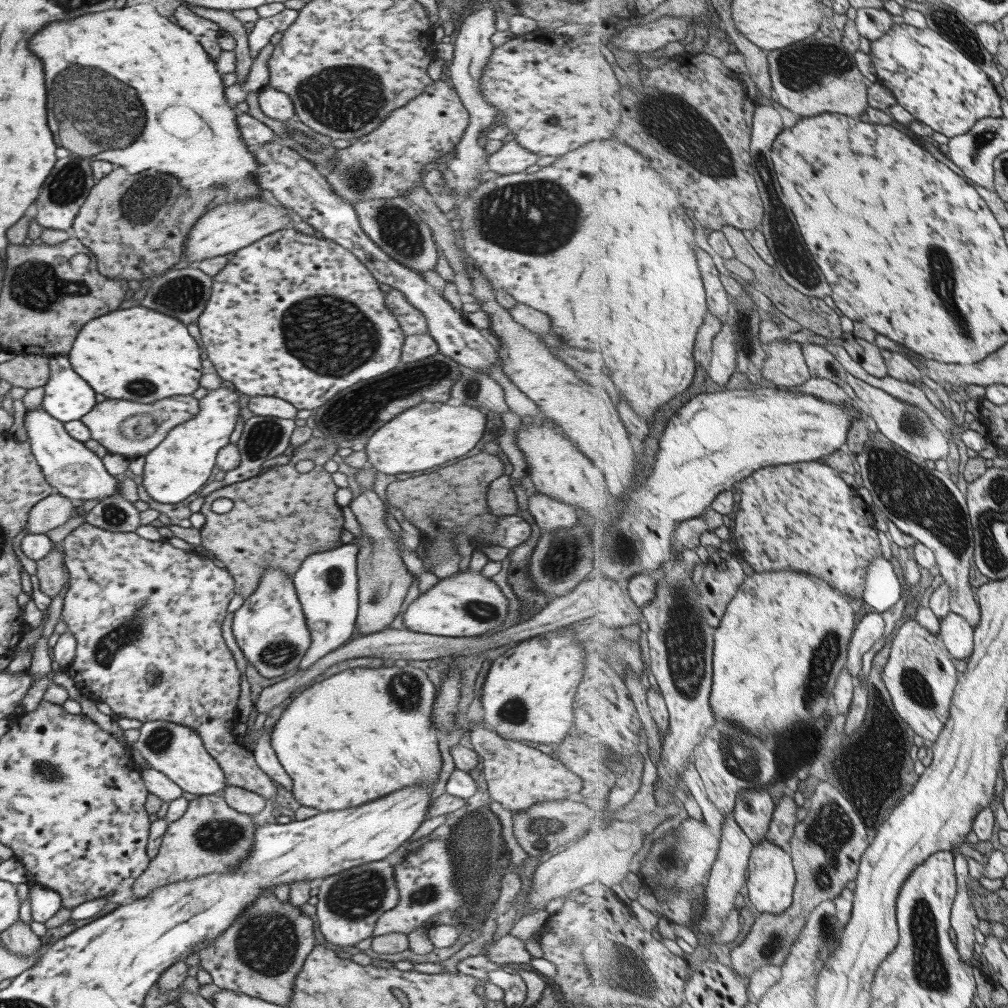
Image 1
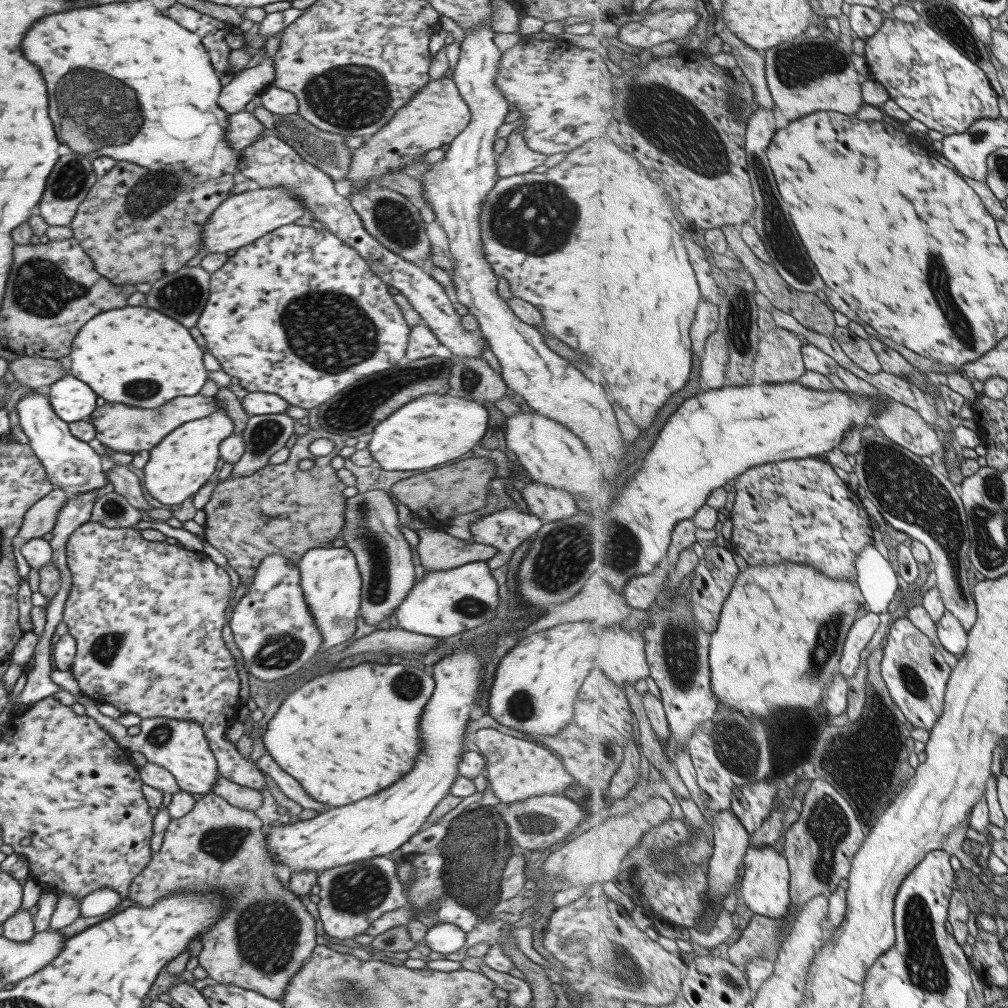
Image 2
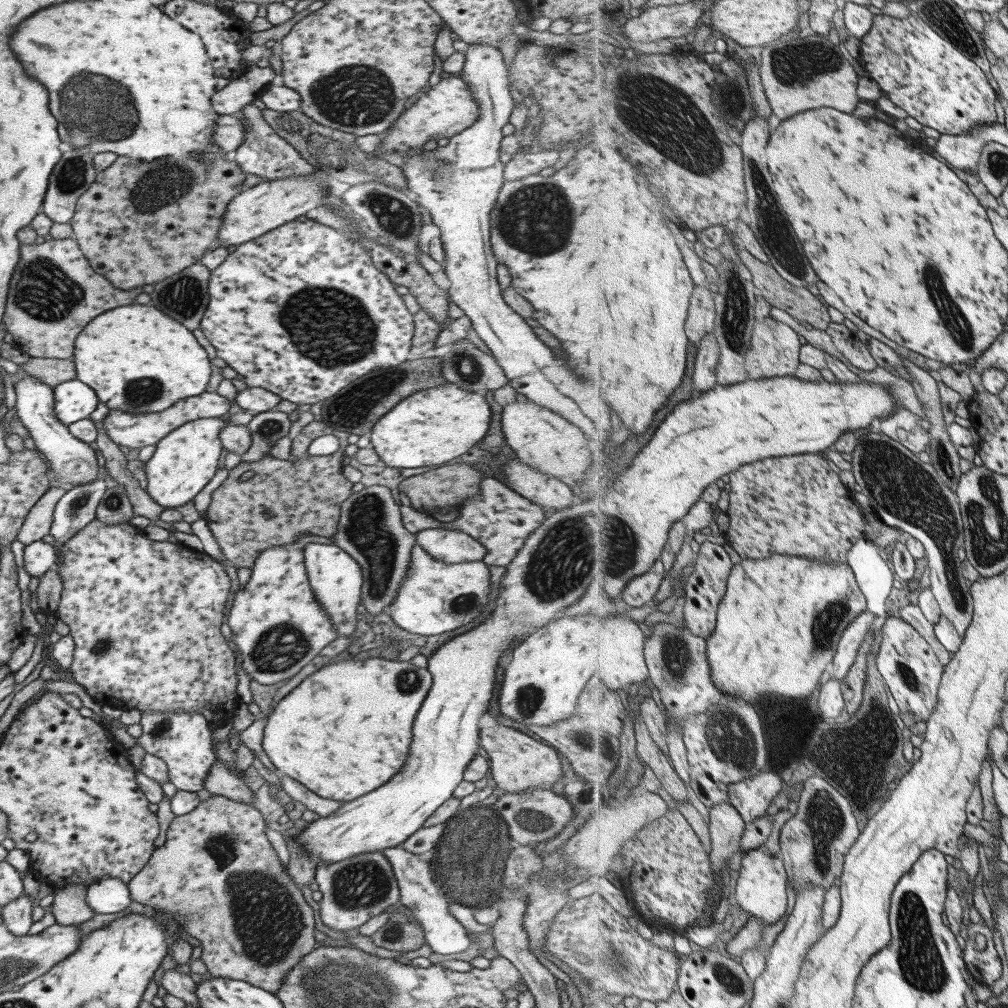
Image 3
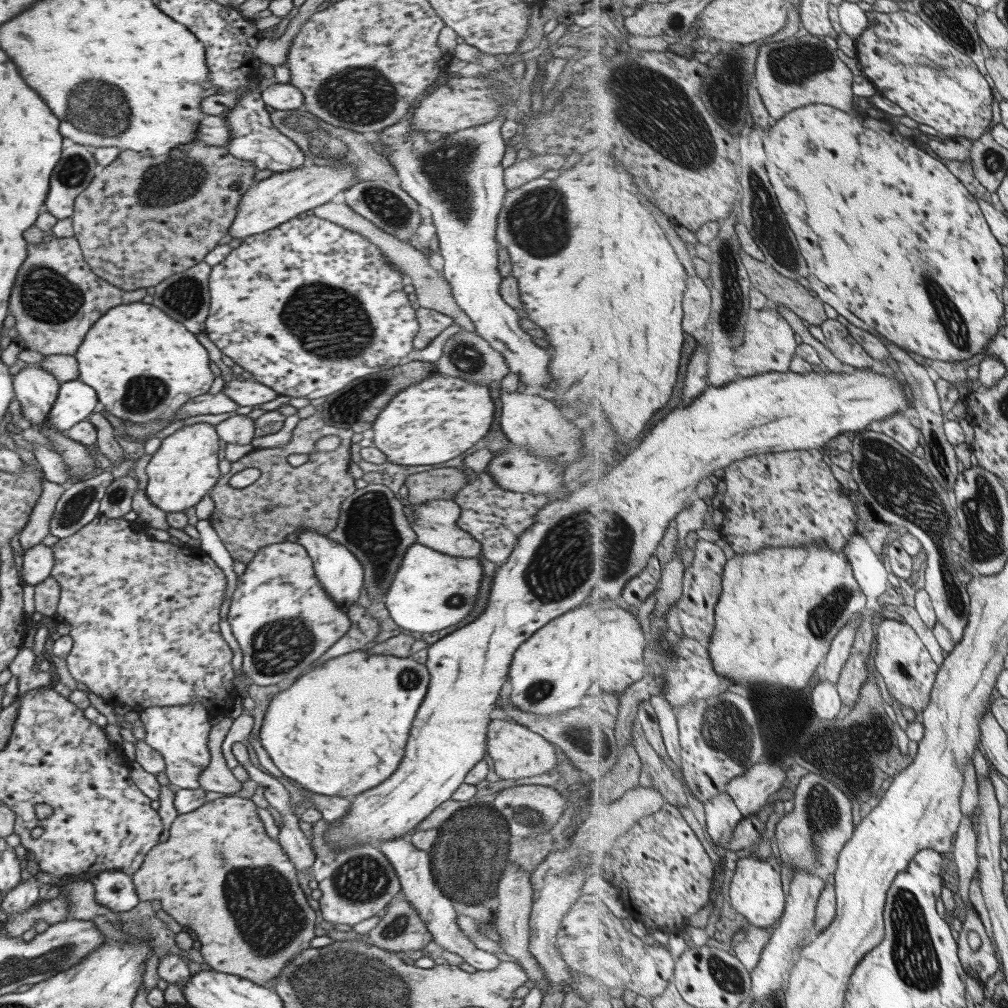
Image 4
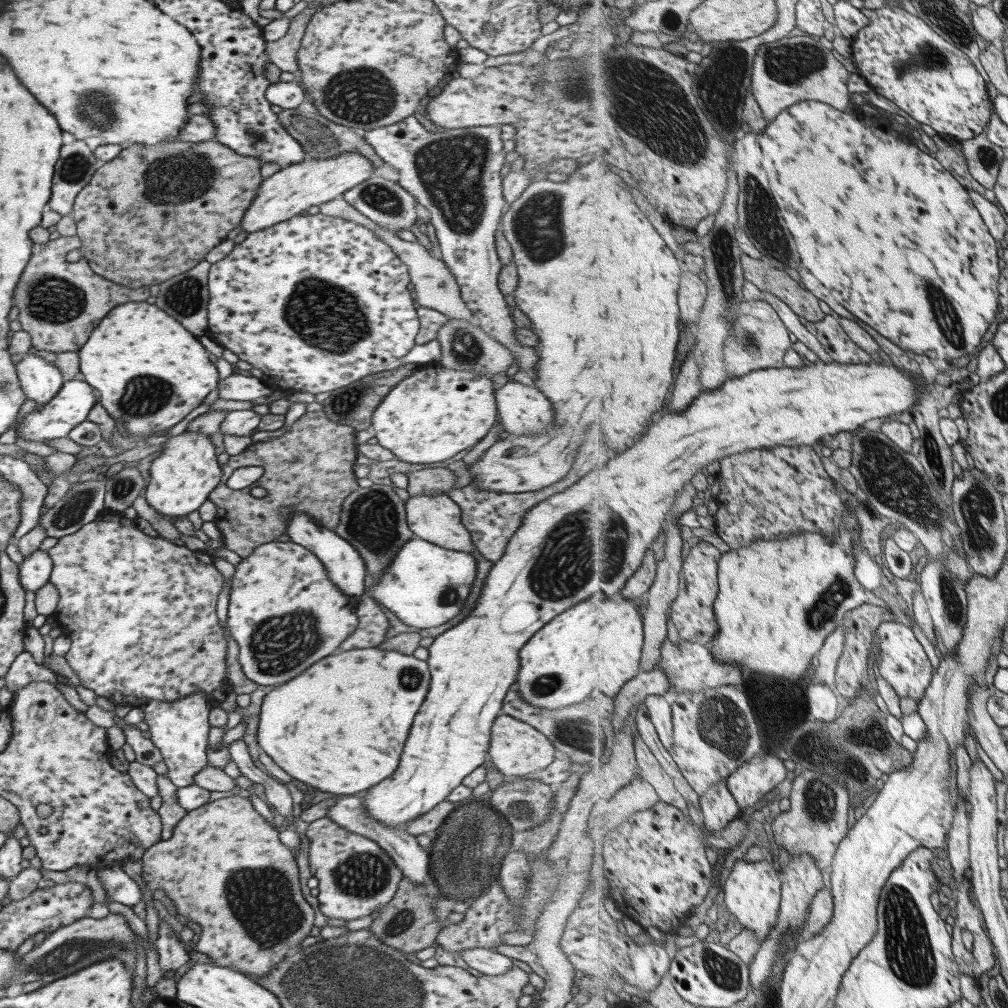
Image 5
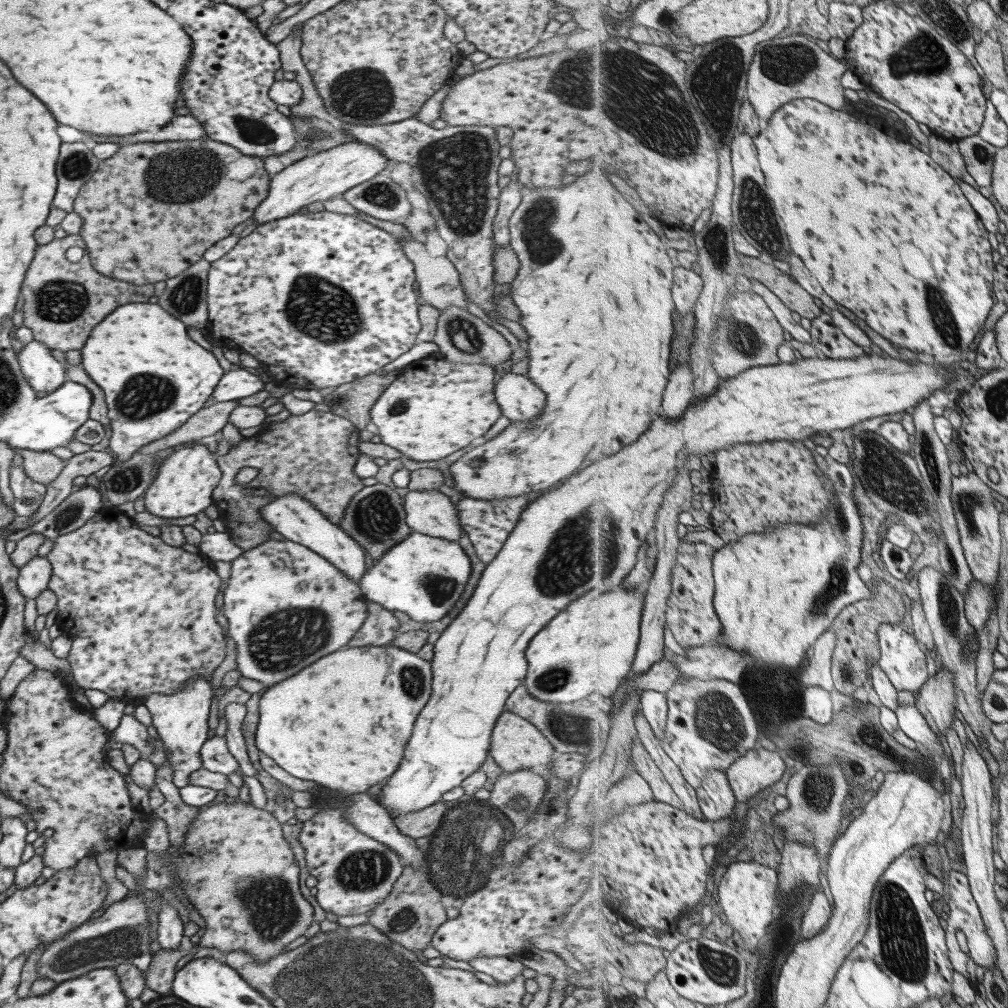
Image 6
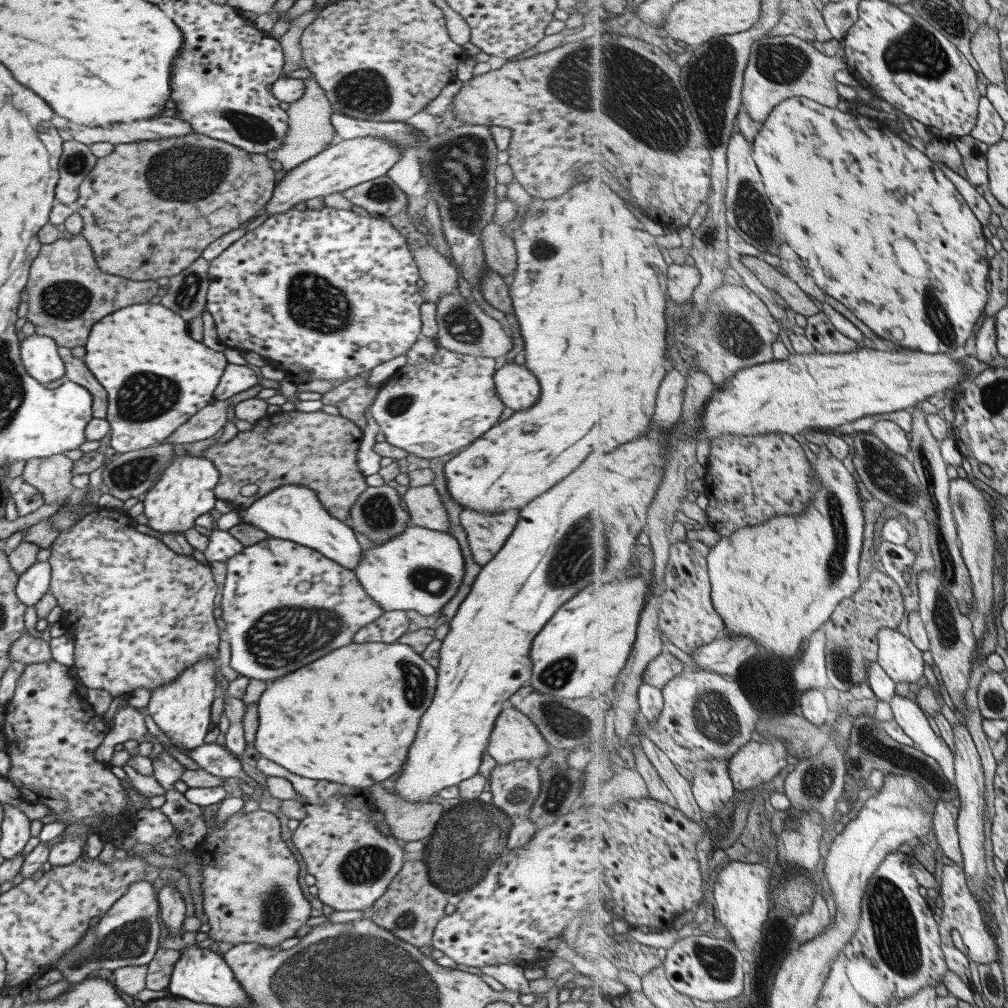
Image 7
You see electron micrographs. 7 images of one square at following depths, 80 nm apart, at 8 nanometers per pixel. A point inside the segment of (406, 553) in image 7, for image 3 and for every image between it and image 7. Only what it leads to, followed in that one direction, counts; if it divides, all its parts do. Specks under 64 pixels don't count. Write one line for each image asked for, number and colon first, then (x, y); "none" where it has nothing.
3: (434, 598)
4: (431, 591)
5: (425, 586)
6: (423, 577)

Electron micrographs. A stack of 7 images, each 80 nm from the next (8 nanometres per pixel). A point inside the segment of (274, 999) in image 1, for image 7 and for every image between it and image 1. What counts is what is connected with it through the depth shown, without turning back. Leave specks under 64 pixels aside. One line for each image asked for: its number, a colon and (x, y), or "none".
2: (265, 935)
3: (216, 874)
4: (218, 873)
5: (223, 867)
6: (234, 866)
7: (249, 889)

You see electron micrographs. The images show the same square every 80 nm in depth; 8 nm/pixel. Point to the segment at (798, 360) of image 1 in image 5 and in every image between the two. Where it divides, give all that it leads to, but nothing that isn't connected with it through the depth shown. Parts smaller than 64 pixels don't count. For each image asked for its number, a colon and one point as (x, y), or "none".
2: (780, 359)
3: (776, 348)
4: (771, 343)
5: (762, 339)

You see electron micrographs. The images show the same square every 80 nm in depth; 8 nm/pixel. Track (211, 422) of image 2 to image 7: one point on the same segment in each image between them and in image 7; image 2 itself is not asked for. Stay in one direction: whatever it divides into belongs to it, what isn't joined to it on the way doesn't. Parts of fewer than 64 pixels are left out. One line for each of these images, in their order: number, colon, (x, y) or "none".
3: (184, 460)
4: (183, 468)
5: (186, 471)
6: (184, 481)
7: (183, 492)

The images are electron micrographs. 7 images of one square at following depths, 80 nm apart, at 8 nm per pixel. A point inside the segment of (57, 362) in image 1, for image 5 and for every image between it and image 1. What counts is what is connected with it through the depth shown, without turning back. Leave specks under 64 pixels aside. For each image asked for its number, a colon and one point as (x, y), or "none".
2: (71, 400)
3: (73, 401)
4: (74, 401)
5: (70, 406)

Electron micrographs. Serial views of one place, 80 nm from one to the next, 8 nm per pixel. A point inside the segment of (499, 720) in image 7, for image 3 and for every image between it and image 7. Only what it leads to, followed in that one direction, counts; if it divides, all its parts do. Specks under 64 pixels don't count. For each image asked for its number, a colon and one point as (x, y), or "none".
3: (516, 762)
4: (516, 752)
5: (515, 748)
6: (515, 744)

